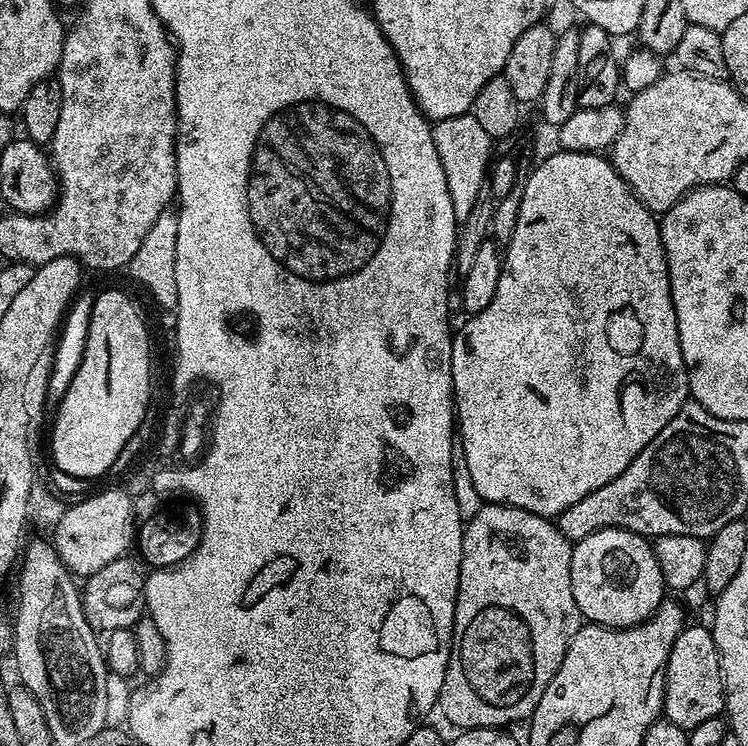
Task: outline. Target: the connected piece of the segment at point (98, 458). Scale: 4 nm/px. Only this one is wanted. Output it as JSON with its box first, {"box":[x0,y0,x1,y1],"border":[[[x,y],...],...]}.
{"box":[52,290,148,481],"border":[[[104,290],[95,293],[92,301],[92,313],[90,314],[90,326],[88,327],[88,337],[86,338],[86,346],[84,347],[84,357],[82,362],[78,366],[78,370],[74,374],[74,378],[70,382],[70,386],[66,390],[66,394],[62,398],[60,403],[60,409],[54,414],[54,420],[56,425],[52,428],[52,460],[57,469],[65,471],[66,474],[80,476],[82,479],[91,481],[94,476],[100,476],[104,471],[111,469],[115,462],[115,459],[122,454],[123,447],[130,442],[130,436],[124,436],[124,428],[132,428],[132,420],[140,420],[140,402],[138,402],[138,394],[140,394],[140,388],[148,386],[148,364],[146,362],[140,362],[140,320],[134,318],[131,306],[123,300],[123,298],[117,298],[114,294],[108,294]]]}

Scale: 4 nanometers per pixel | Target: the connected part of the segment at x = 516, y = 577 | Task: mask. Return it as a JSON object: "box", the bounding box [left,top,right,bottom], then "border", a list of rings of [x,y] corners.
{"box":[438,502,582,729],"border":[[[484,502],[478,514],[466,520],[452,653],[438,701],[438,712],[453,724],[453,729],[503,729],[515,720],[527,721],[546,694],[550,678],[562,666],[562,658],[566,658],[566,650],[582,626],[578,602],[574,602],[574,590],[570,590],[572,546],[573,541],[565,538],[549,517],[509,504]]]}

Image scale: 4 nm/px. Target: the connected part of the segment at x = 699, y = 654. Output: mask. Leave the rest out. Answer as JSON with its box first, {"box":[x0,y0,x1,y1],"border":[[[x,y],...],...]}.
{"box":[663,623,724,730],"border":[[[689,623],[674,638],[664,679],[663,719],[674,726],[690,730],[701,722],[721,715],[724,707],[724,675],[720,669],[718,646],[712,637],[711,627]]]}

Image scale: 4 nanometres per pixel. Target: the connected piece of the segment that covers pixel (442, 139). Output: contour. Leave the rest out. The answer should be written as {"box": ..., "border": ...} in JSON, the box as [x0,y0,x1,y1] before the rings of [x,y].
{"box":[432,114,494,222],"border":[[[471,114],[435,121],[432,124],[432,133],[434,146],[438,146],[442,170],[446,172],[446,186],[450,186],[450,202],[454,202],[454,214],[457,221],[464,222],[464,219],[475,210],[480,191],[483,188],[485,191],[490,161],[493,159],[494,137],[486,134],[486,130],[482,130],[481,124],[478,123],[478,118]]]}

